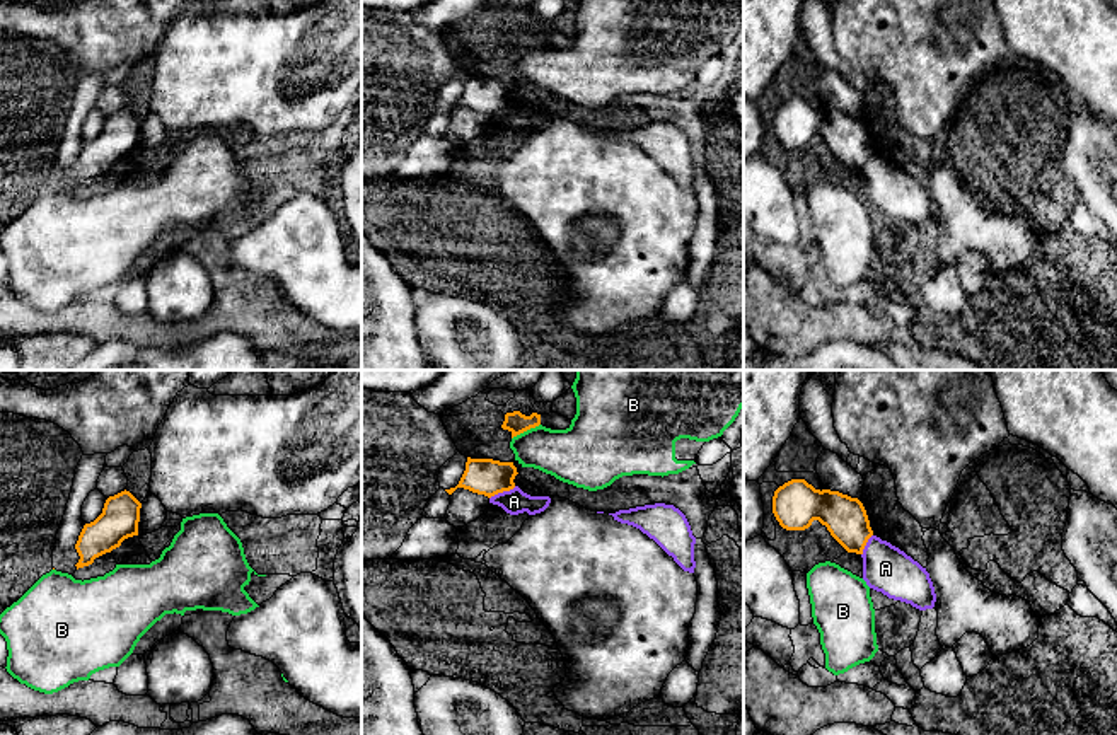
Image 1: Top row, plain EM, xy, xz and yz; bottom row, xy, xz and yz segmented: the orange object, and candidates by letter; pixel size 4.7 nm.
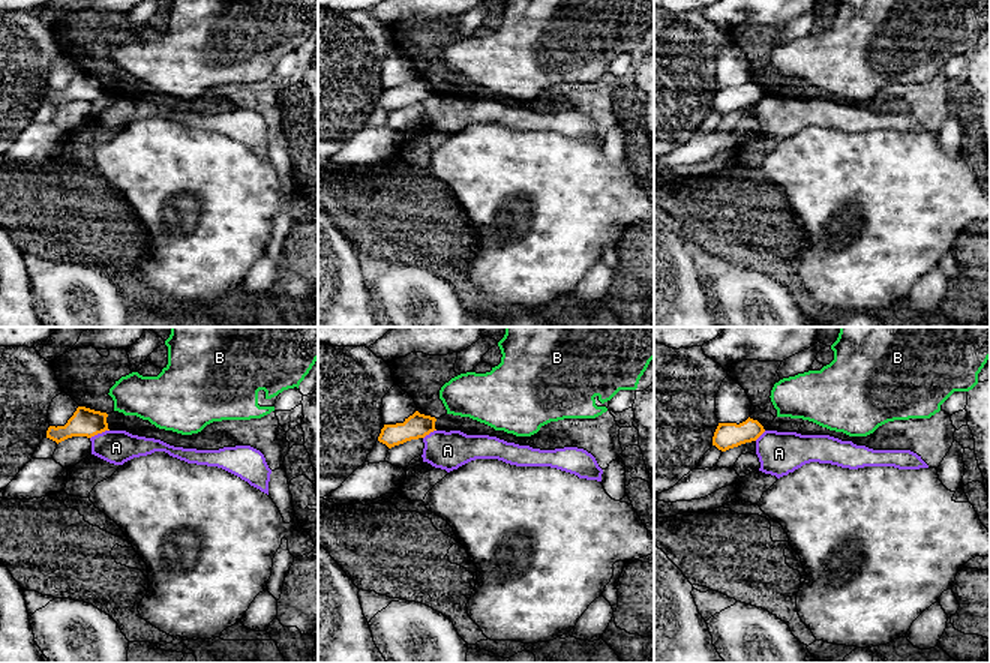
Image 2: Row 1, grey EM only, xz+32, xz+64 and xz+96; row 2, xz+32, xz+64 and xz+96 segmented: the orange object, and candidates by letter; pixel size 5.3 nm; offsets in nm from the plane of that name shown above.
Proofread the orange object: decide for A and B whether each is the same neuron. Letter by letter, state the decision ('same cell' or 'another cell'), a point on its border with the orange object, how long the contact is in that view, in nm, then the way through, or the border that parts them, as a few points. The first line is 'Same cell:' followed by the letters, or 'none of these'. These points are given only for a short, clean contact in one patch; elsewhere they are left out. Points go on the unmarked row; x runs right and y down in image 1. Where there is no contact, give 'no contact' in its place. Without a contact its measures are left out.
Same cell: none of these
A: another cell | xz (502, 109) | 140 nm | along xz (515, 104), (498, 109), (490, 116)
B: another cell | xz (526, 48) | 150 nm

